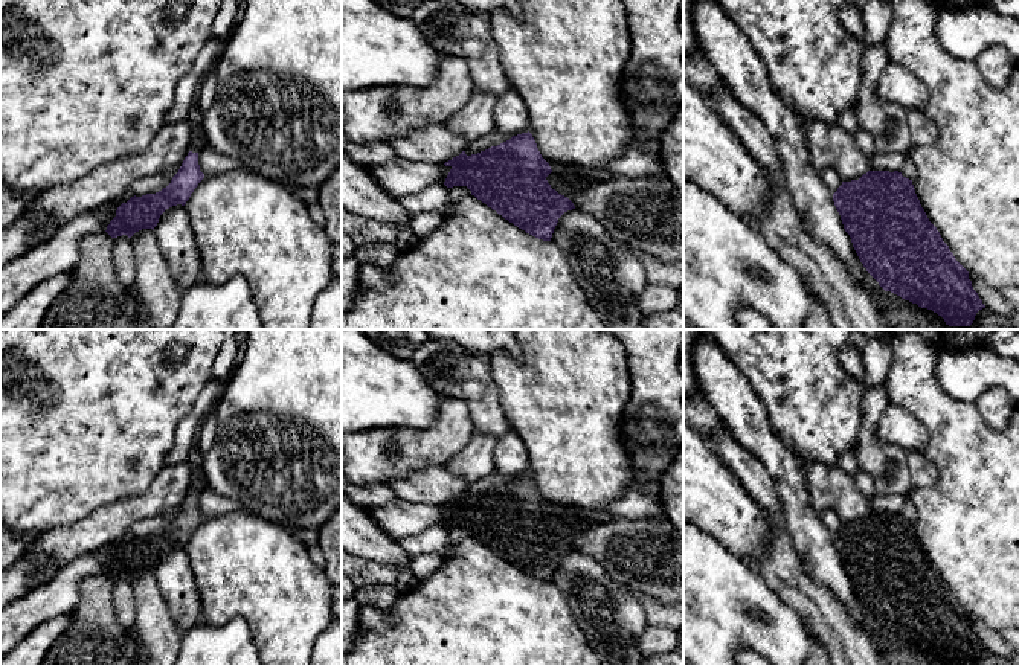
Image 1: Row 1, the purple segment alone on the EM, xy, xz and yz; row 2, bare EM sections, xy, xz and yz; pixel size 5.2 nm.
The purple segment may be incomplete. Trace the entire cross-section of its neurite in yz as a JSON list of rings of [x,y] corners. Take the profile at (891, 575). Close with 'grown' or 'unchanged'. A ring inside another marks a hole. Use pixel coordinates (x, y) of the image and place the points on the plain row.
[[[868,512],[859,522],[842,523],[833,543],[860,604],[885,633],[932,651],[946,665],[973,665],[976,654],[985,650],[969,613],[929,563],[912,522],[902,514]]]; unchanged

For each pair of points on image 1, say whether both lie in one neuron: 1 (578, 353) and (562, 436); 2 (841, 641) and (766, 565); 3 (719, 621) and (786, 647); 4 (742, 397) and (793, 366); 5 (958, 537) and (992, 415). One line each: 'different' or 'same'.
1: same
2: same
3: same
4: different
5: different

